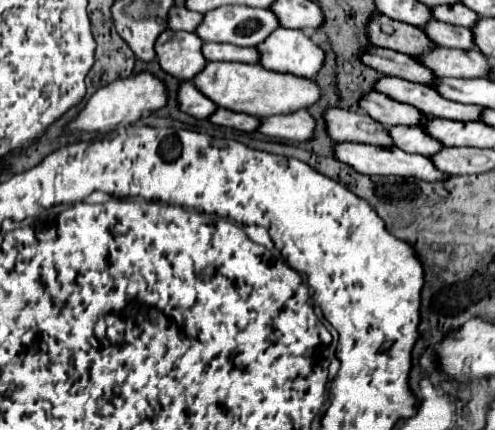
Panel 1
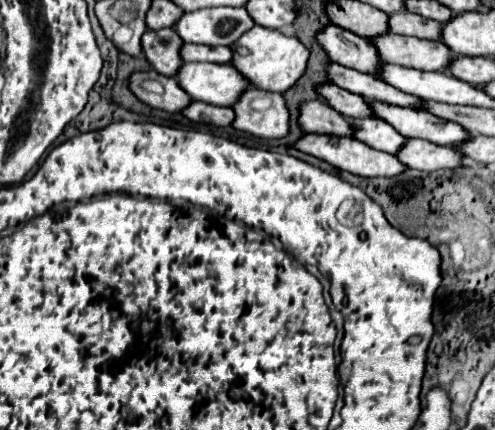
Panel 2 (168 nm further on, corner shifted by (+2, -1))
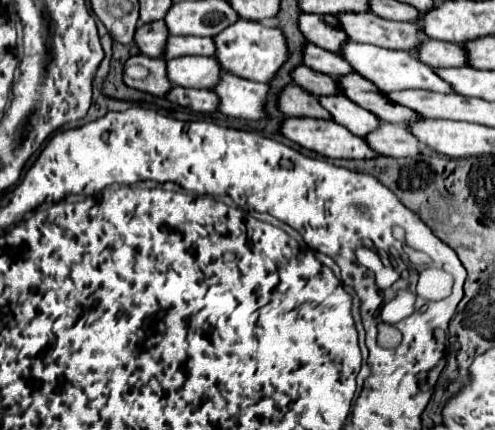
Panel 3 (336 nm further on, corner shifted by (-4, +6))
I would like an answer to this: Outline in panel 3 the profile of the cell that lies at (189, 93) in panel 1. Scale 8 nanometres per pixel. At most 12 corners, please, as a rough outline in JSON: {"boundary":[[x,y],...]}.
{"boundary":[[134,55],[126,65],[148,69],[146,79],[130,79],[128,87],[164,97],[170,91],[166,61]]}

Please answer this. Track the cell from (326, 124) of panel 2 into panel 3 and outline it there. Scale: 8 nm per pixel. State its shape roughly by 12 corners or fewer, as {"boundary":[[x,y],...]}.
{"boundary":[[298,85],[278,95],[278,111],[286,117],[330,119],[318,99]]}

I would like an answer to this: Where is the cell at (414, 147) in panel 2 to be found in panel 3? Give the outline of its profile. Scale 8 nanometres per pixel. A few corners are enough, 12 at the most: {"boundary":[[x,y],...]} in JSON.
{"boundary":[[382,123],[364,141],[388,157],[418,153],[406,125]]}

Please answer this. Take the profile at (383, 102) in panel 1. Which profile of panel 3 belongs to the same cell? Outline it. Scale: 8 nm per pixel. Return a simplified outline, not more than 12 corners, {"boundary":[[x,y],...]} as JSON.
{"boundary":[[298,65],[290,75],[310,95],[338,93],[334,77]]}

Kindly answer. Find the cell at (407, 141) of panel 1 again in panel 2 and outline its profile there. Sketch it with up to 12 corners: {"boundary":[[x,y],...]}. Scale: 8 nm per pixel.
{"boundary":[[350,120],[356,138],[396,154],[408,140],[384,120]]}

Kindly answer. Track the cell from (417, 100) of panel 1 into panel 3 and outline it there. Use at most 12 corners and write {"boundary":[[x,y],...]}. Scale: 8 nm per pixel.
{"boundary":[[302,47],[306,67],[330,77],[352,73],[338,53]]}

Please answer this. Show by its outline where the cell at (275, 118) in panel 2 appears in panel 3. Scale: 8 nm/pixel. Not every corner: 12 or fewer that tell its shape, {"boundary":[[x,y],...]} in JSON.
{"boundary":[[222,71],[212,89],[218,111],[258,121],[266,117],[266,83]]}

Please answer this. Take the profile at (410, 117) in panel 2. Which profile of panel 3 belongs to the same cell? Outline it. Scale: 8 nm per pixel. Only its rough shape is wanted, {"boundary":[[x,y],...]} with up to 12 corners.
{"boundary":[[356,73],[338,77],[344,97],[378,119],[402,125],[418,119],[406,107],[386,101]]}

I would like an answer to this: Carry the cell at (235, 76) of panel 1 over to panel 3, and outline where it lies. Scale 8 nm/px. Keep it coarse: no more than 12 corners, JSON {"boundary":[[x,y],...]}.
{"boundary":[[214,57],[166,61],[168,81],[212,89],[220,71]]}

